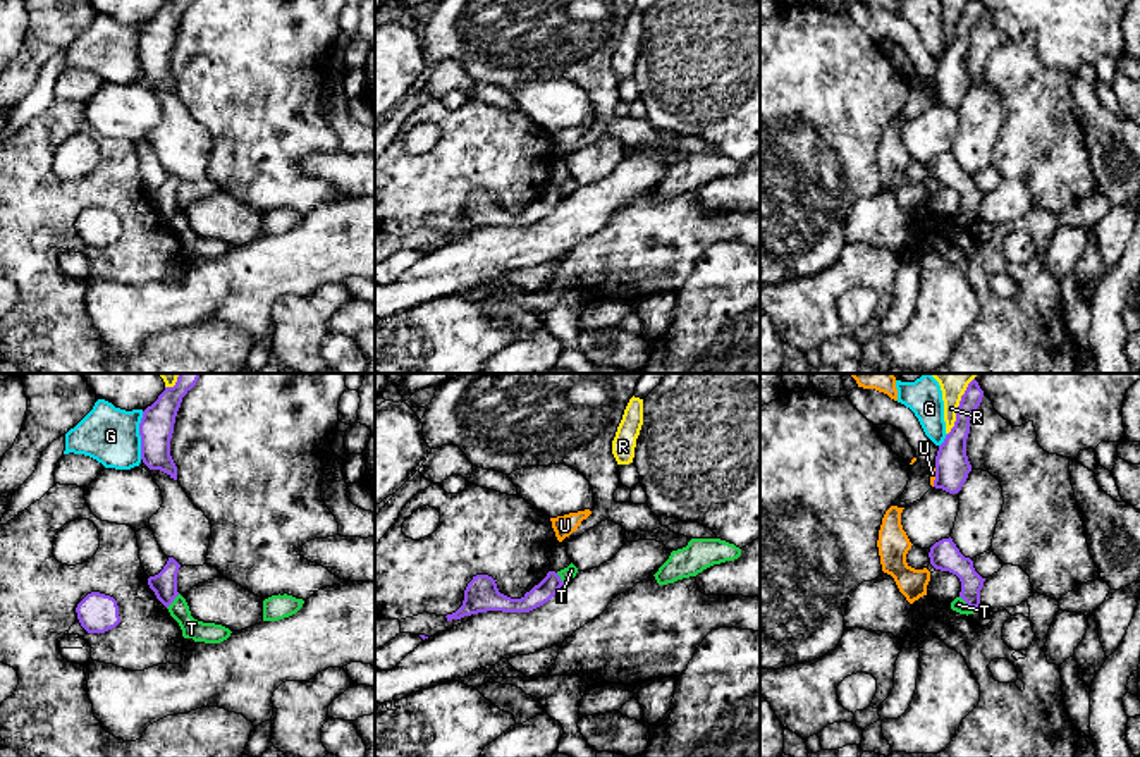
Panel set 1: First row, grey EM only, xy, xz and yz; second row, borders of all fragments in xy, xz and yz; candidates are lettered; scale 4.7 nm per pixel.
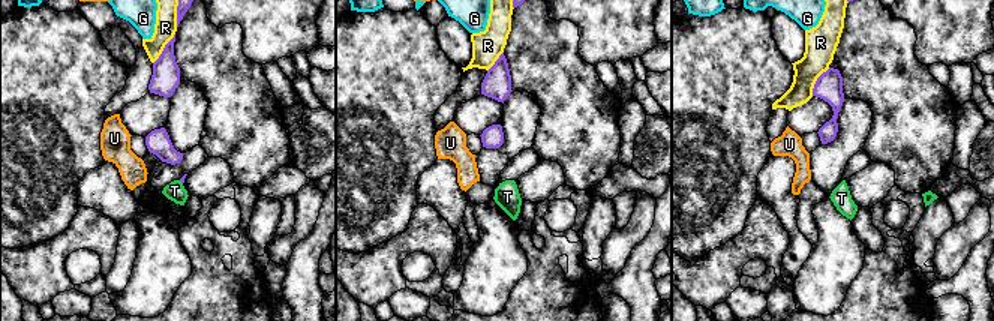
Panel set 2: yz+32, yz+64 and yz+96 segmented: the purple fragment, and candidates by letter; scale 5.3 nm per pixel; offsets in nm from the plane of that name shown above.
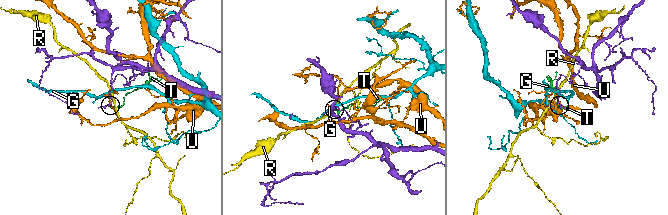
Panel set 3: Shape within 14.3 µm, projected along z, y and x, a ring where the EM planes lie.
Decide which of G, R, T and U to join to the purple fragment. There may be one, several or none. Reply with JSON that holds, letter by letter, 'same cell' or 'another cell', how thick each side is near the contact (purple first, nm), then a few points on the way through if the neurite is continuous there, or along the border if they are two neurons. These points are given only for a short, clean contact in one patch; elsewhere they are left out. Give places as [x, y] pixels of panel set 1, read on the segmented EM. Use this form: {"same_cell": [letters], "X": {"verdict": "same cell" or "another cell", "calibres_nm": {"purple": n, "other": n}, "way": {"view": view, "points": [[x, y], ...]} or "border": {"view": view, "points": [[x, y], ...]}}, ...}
{"same_cell": [], "G": {"verdict": "another cell", "calibres_nm": {"purple": 160, "other": 260}}, "R": {"verdict": "another cell", "calibres_nm": {"purple": 150, "other": 160}}, "T": {"verdict": "another cell", "calibres_nm": {"purple": 120, "other": 100}, "border": {"view": "xy", "points": [[179, 594], [167, 608]]}}, "U": {"verdict": "another cell", "calibres_nm": {"purple": 160, "other": 30}}}

